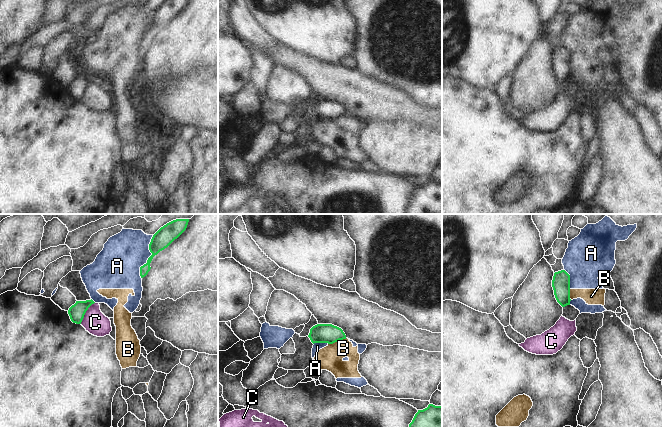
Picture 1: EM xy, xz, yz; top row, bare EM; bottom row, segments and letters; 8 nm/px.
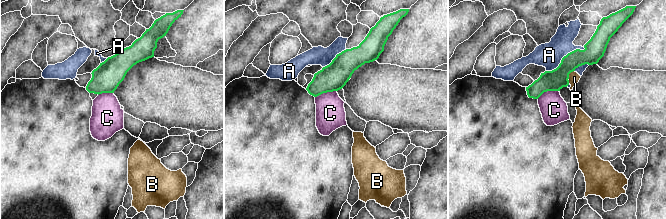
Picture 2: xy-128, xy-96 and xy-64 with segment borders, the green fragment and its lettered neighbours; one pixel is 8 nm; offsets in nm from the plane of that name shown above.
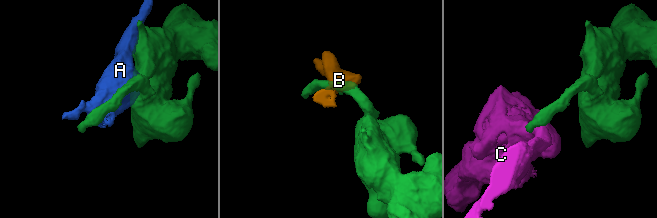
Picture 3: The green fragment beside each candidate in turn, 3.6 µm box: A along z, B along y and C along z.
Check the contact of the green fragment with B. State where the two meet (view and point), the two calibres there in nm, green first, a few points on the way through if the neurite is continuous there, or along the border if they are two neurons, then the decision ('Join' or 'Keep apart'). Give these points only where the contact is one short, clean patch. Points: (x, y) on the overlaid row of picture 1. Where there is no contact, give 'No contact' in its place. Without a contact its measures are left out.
Touches green at xz (337, 340). Thickness 160 nm (green) against 200 nm. Boundary: xz (346, 338), (328, 344). Keep apart.

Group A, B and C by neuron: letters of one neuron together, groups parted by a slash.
A B / C

